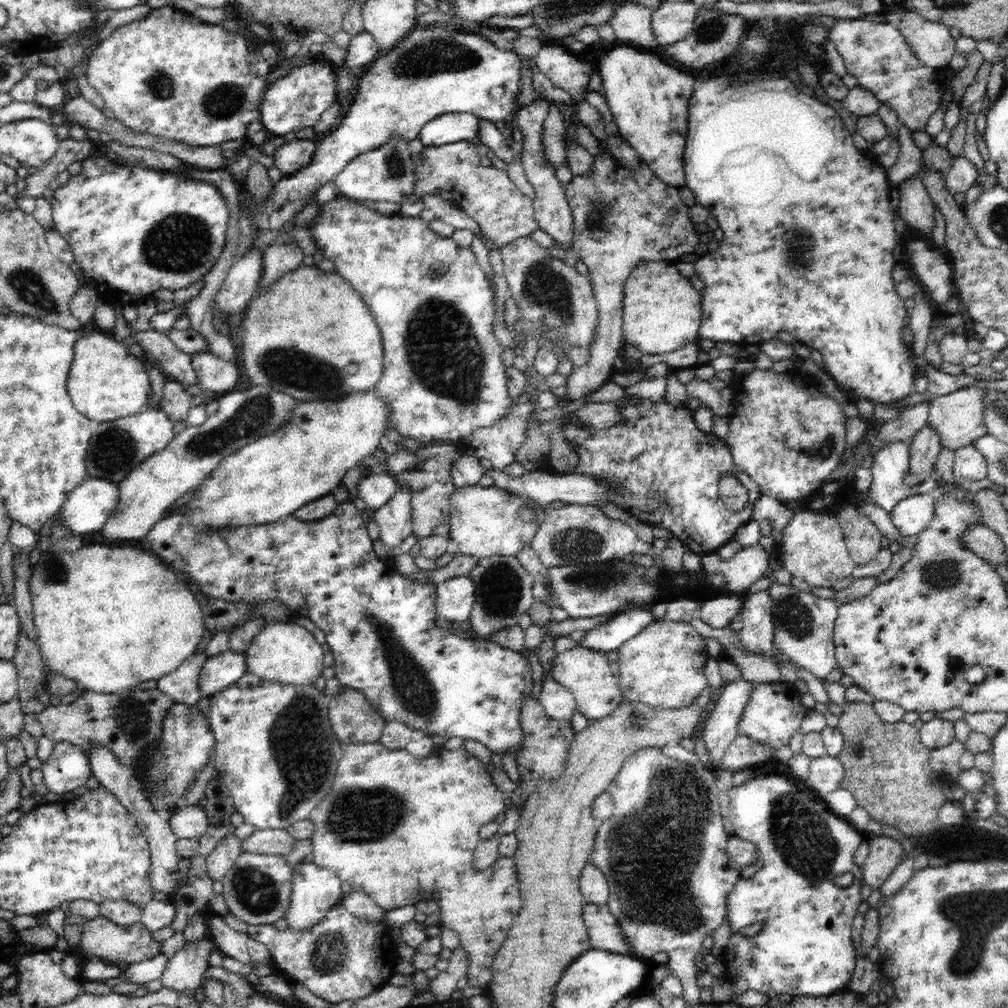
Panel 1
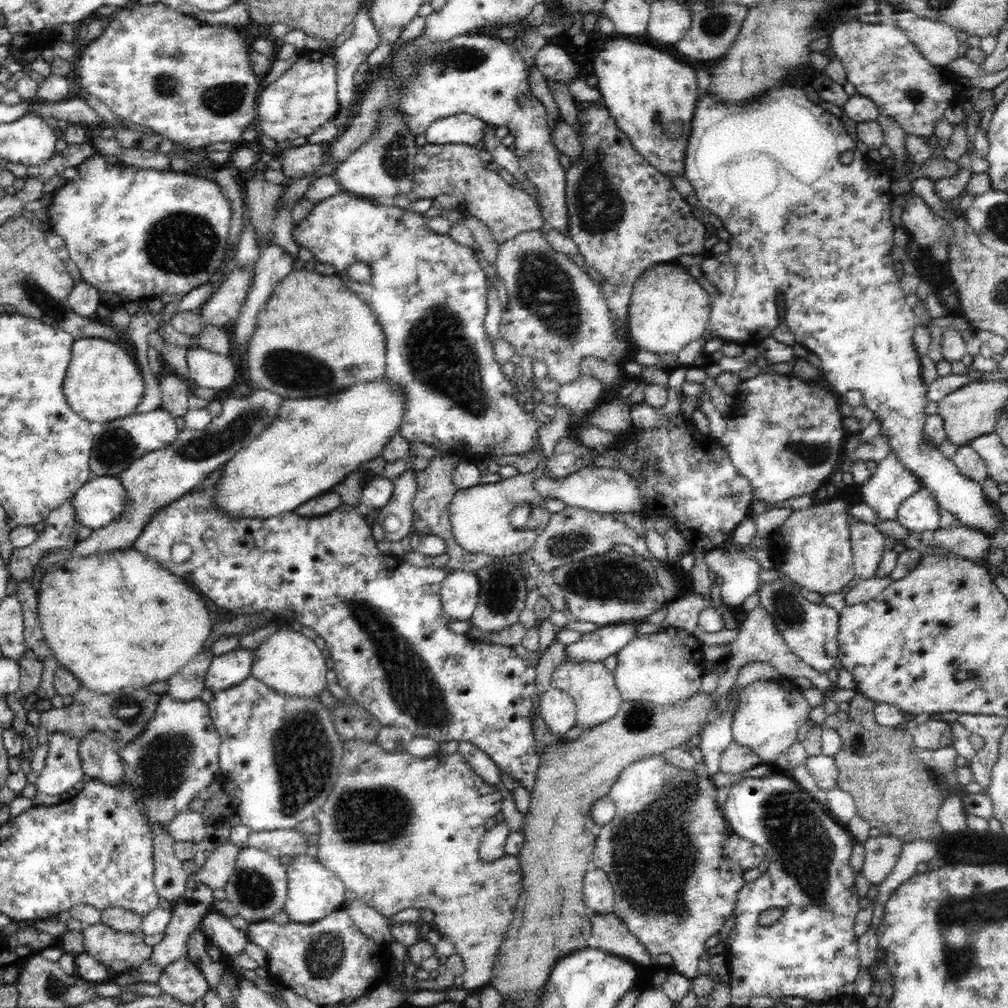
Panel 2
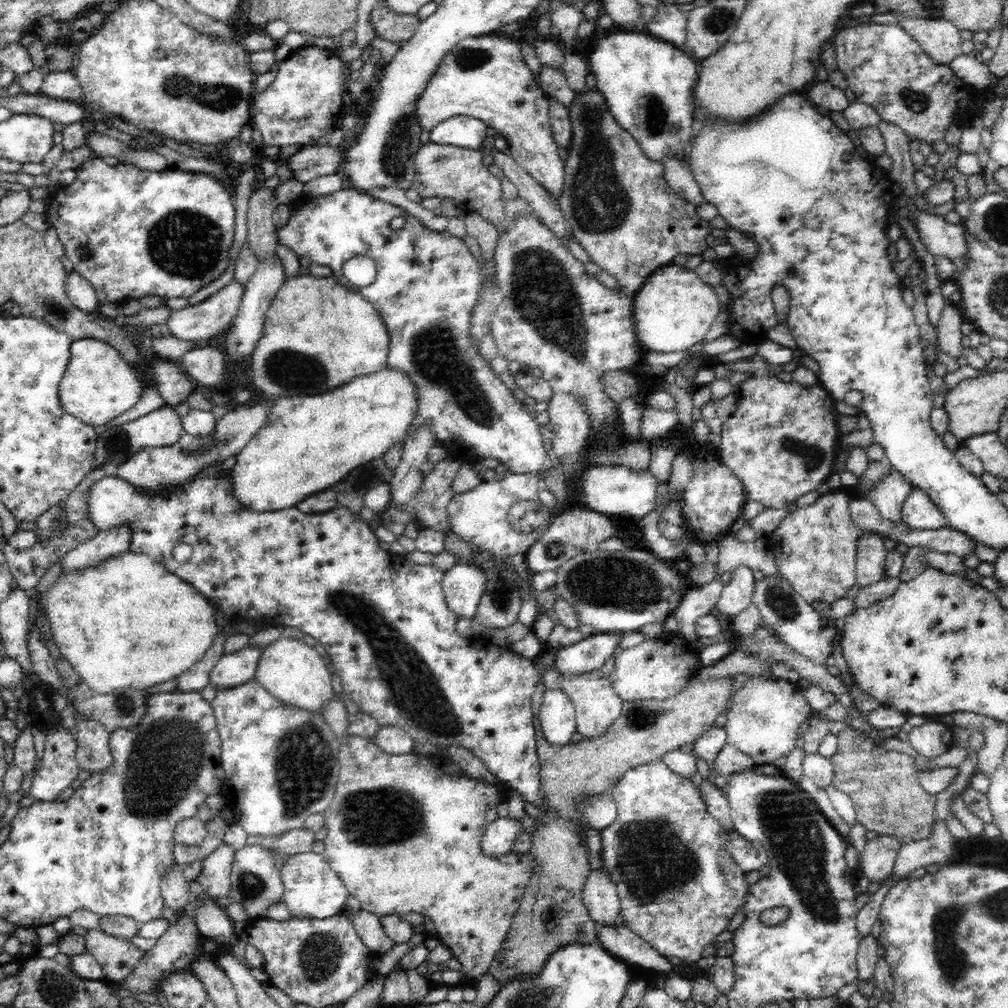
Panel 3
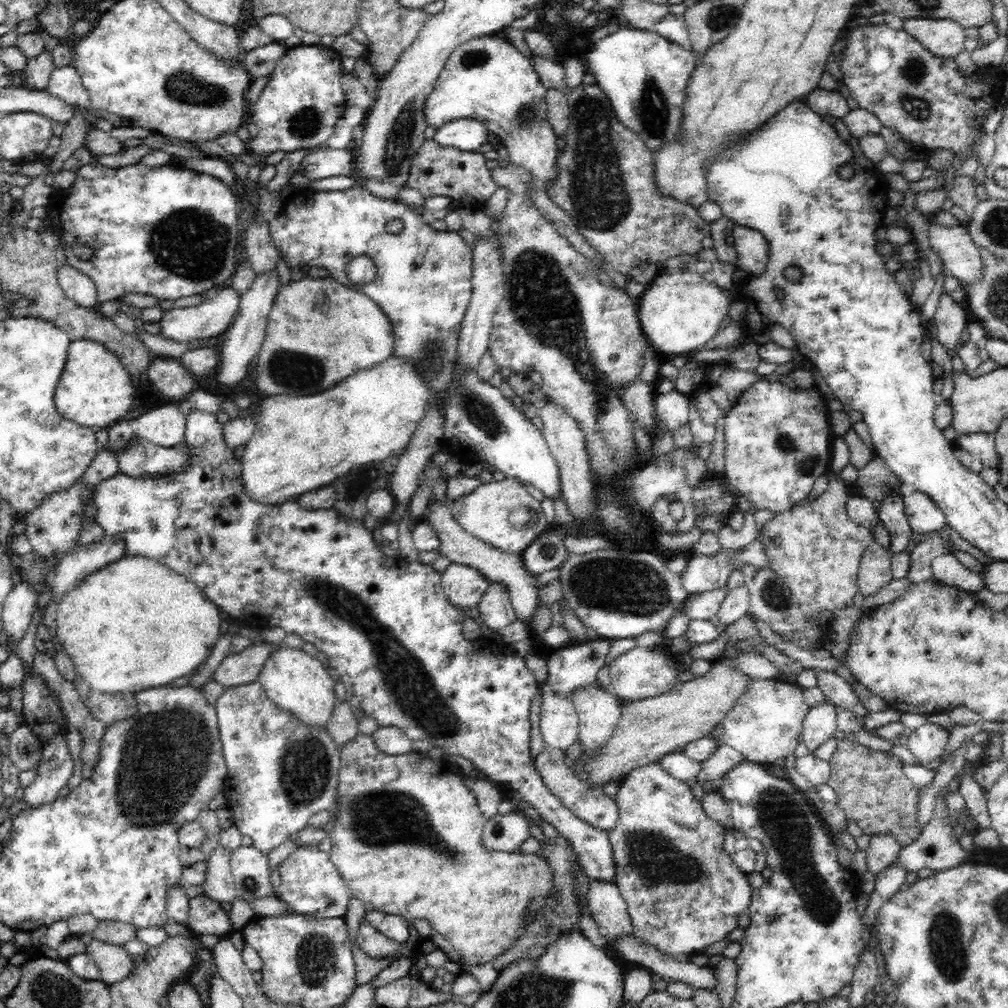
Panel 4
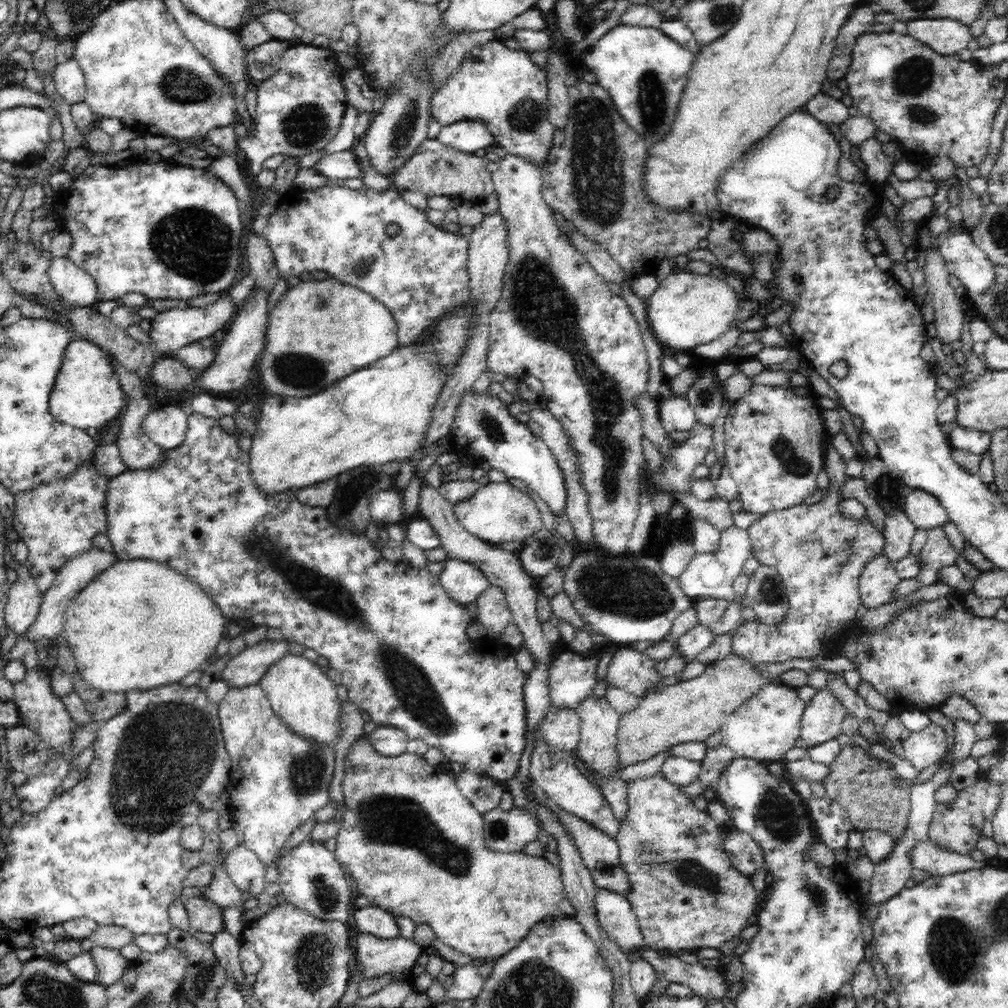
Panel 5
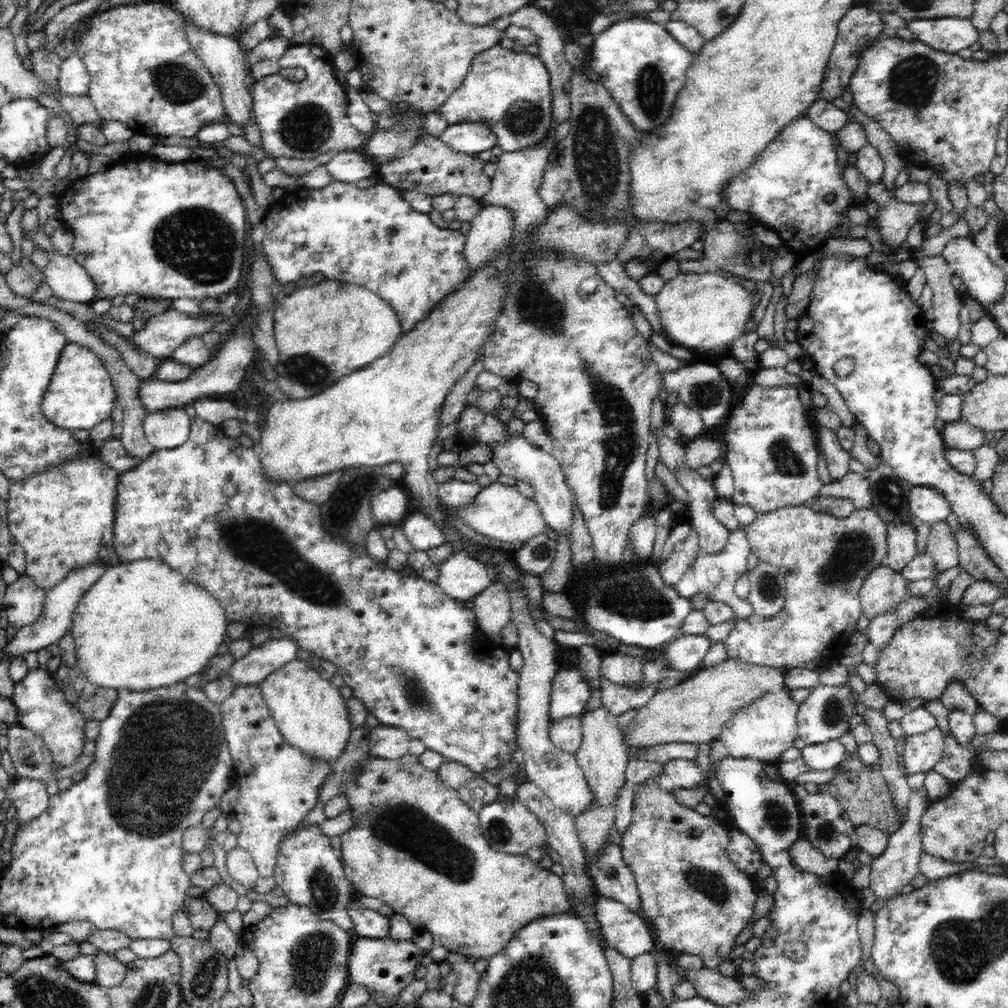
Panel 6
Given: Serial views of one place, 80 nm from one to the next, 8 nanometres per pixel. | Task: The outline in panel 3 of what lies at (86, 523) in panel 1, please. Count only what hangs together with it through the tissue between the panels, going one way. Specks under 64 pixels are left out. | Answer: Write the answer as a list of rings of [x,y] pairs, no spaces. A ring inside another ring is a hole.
[[[225,460],[216,463],[215,466],[208,467],[206,471],[200,471],[195,479],[191,480],[186,487],[180,487],[170,495],[144,494],[132,487],[128,481],[124,481],[117,474],[111,473],[108,476],[100,477],[96,480],[85,494],[85,506],[88,515],[88,522],[99,531],[114,529],[118,524],[131,524],[132,531],[136,534],[134,549],[136,552],[157,559],[170,573],[176,574],[181,580],[190,583],[206,599],[220,611],[227,615],[242,616],[246,620],[260,620],[263,626],[281,625],[283,627],[298,628],[311,641],[322,644],[326,650],[327,661],[331,661],[336,669],[335,674],[342,681],[343,692],[350,700],[358,705],[359,710],[372,715],[381,727],[405,728],[409,735],[419,742],[428,742],[438,746],[442,752],[450,746],[462,746],[466,748],[482,761],[482,764],[489,768],[496,780],[506,784],[516,790],[525,802],[534,804],[537,809],[544,805],[544,795],[540,790],[540,759],[536,749],[536,726],[534,726],[534,714],[532,706],[532,695],[539,684],[539,670],[532,665],[531,659],[524,658],[514,651],[506,654],[486,654],[484,648],[478,648],[470,644],[470,638],[462,637],[456,631],[456,622],[459,617],[448,609],[443,594],[442,580],[445,572],[432,565],[420,565],[404,560],[404,572],[402,576],[392,574],[392,558],[390,552],[384,551],[379,546],[378,538],[372,532],[372,528],[365,523],[360,514],[352,512],[350,508],[336,505],[332,510],[323,513],[306,514],[296,506],[276,512],[258,512],[244,507],[238,503],[234,497],[234,485],[230,477],[230,469],[223,470],[222,464]],[[180,544],[192,546],[194,553],[186,560],[186,564],[178,564],[174,560],[174,547]]]

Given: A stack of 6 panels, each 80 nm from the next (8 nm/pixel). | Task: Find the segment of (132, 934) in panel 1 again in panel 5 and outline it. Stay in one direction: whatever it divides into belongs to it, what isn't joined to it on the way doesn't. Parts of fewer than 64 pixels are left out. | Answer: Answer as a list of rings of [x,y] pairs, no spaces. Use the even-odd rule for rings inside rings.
[[[94,945],[90,954],[97,968],[96,983],[109,987],[122,980],[128,970],[129,961],[118,952],[118,949]]]

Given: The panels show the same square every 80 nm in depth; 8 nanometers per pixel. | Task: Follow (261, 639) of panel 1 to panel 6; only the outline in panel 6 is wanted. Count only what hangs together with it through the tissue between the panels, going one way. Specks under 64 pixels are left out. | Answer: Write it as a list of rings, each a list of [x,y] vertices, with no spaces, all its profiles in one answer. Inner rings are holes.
[[[302,660],[286,661],[276,672],[272,672],[259,684],[268,710],[275,723],[291,744],[298,745],[312,757],[324,757],[328,761],[342,756],[352,732],[348,707],[340,693],[328,678],[320,678],[318,672],[308,668]]]

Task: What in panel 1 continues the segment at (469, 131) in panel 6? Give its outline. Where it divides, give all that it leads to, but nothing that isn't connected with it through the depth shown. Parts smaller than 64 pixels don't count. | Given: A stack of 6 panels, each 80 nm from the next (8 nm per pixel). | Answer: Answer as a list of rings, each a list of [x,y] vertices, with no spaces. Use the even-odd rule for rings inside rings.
[[[466,112],[438,116],[430,120],[418,138],[424,146],[452,144],[460,140],[474,140],[479,136],[479,119]]]

